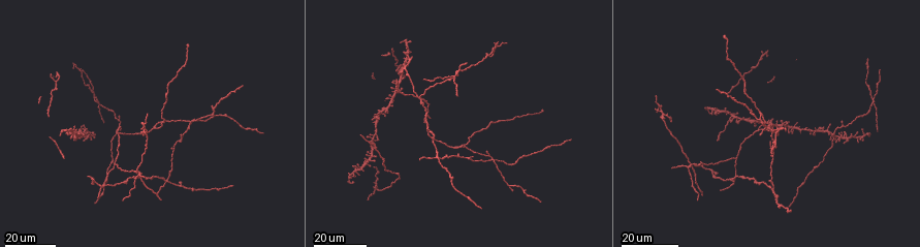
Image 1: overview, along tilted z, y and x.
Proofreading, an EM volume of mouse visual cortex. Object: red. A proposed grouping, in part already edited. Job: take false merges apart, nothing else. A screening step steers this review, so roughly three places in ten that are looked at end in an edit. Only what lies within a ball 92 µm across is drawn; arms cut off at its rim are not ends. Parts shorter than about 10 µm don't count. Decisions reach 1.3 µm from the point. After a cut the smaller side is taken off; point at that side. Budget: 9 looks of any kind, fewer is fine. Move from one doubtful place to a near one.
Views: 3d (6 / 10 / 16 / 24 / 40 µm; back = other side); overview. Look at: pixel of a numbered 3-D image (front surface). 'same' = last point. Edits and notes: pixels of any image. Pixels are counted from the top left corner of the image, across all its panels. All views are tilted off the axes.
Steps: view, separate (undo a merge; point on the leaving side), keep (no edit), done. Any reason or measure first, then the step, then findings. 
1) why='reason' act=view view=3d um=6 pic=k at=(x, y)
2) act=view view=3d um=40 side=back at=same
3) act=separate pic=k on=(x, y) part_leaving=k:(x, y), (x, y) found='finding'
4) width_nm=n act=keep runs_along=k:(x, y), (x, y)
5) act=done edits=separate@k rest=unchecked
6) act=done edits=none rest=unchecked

why='side arm on a straight run' act=view view=3d um=16 pic=1 at=(760, 128)

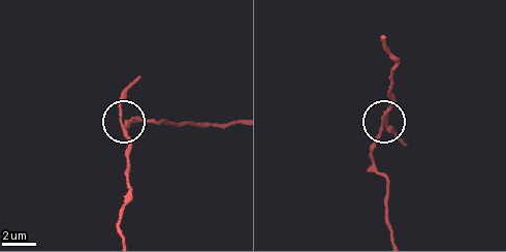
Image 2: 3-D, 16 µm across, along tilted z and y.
act=view view=3d um=6 pic=2 at=(126, 131)

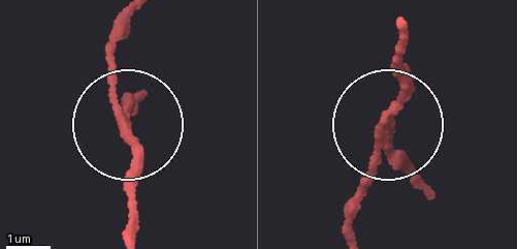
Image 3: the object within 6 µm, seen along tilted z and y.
arms=3 act=keep runs_along=3:(352, 230), (408, 44) found='all the same neuron'

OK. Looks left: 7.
why='looks like a crossing' act=view view=3d um=24 pic=1 at=(195, 122)

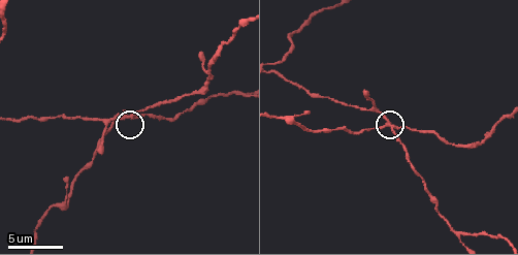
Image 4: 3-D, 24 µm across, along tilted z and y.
act=view view=3d um=6 pic=4 at=(123, 115)

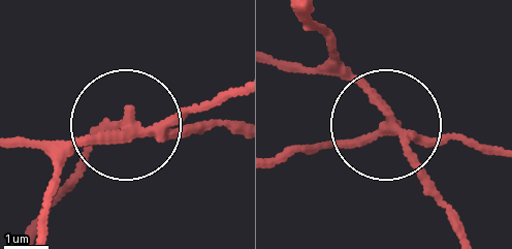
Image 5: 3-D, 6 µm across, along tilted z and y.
side_arm_um=37 arms=4 act=separate pic=5 on=(194, 104) found='two neurons meet here'

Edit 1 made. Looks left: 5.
why='two arms in line, one across' act=view view=3d um=16 pic=1 at=(450, 145)

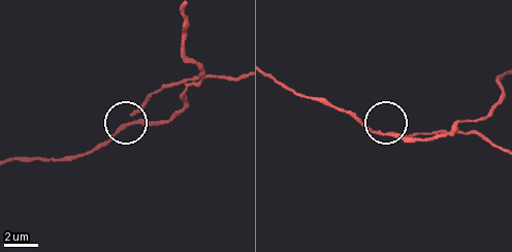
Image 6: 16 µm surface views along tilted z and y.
act=view view=3d um=6 pic=6 at=(139, 122)

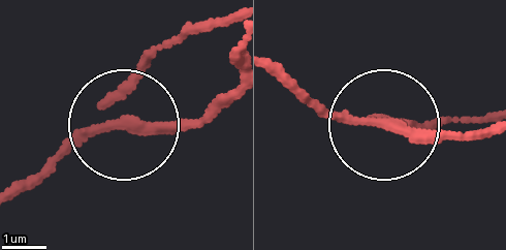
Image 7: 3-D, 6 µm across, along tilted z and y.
arms=3 act=separate pic=7 on=(137, 122) part_leaving=7:(83, 132), (192, 128), (236, 90) found='a second neuron is stuck on'

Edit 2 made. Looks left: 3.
why='four or more arms meet' act=view view=3d um=24 pic=1 at=(731, 114)

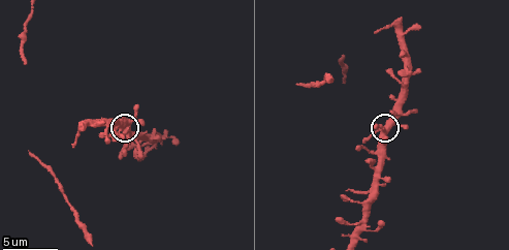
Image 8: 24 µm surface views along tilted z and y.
act=view view=3d um=10 pic=8 at=(128, 133)

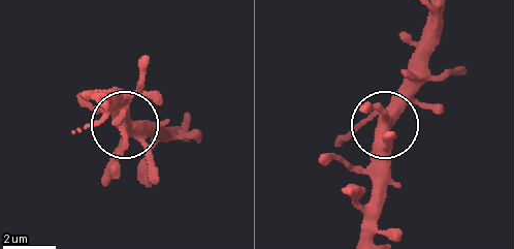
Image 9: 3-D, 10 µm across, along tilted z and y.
act=keep runs_along=9:(360, 232), (370, 206), (373, 138), (409, 83), (406, 73) found='continuous, no second neuron'

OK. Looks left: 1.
act=done edits=separate@5,separate@7 rest=unchecked

